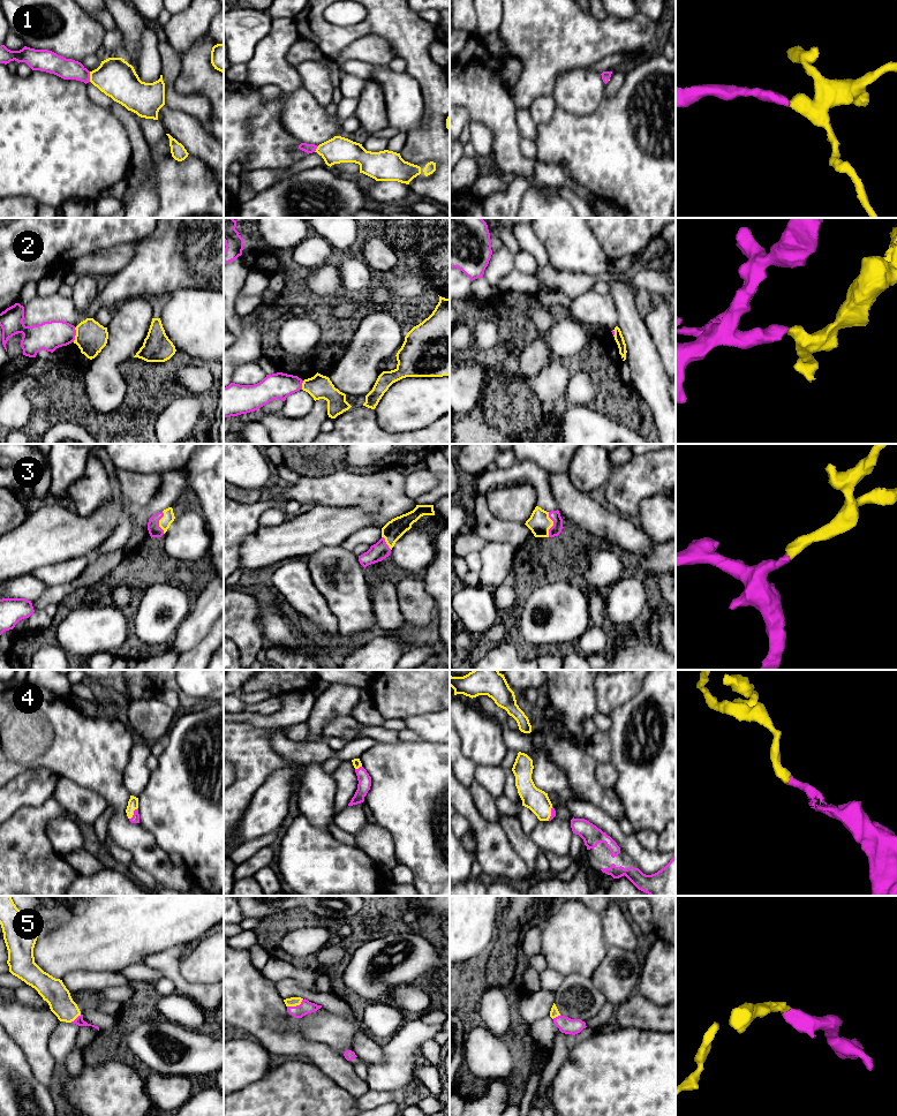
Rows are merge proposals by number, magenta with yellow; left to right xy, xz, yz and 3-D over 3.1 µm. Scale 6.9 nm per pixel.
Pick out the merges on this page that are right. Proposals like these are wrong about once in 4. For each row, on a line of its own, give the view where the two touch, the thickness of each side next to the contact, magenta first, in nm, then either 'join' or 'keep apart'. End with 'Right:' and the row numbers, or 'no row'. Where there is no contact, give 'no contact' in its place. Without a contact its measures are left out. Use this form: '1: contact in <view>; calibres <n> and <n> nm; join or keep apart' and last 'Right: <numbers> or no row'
1: contact in xy; calibres 140 and 280 nm; join
2: contact in xy; calibres 200 and 220 nm; keep apart
3: contact in yz; calibres 80 and 150 nm; join
4: contact in xy; calibres 60 and 80 nm; join
5: contact in xz; calibres 90 and 60 nm; join
Right: 1, 3, 4, 5

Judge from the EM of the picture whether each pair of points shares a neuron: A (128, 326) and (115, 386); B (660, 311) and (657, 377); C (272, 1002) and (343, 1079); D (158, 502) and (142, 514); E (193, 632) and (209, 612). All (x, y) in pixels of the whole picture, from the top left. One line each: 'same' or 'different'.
A: same
B: different
C: same
D: same
E: same

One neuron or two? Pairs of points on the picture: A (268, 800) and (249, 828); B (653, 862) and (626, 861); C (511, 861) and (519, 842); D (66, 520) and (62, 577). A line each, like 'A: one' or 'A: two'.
A: one
B: two
C: two
D: two

